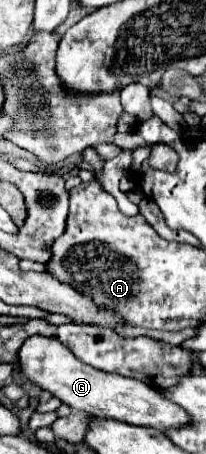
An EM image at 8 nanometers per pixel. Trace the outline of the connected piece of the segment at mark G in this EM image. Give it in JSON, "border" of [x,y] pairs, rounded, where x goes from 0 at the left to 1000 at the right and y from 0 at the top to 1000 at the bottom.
{"border":[[[150,738],[83,773],[83,786],[92,826],[112,835],[238,861],[257,874],[296,879],[296,888],[335,892],[354,905],[413,905],[461,919],[568,923],[597,932],[743,941],[772,949],[801,949],[820,941],[879,941],[908,932],[908,910],[888,910],[869,892],[791,879],[733,848],[413,804],[316,760],[296,760],[277,742]]]}

